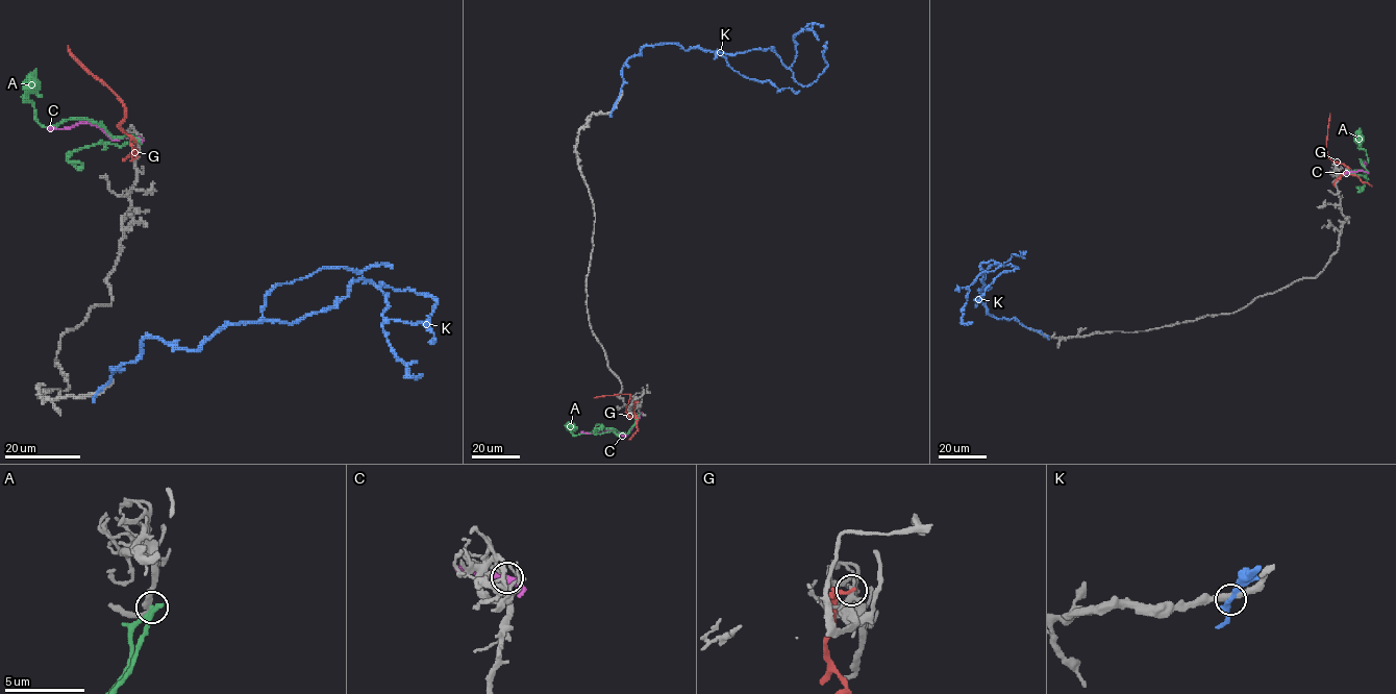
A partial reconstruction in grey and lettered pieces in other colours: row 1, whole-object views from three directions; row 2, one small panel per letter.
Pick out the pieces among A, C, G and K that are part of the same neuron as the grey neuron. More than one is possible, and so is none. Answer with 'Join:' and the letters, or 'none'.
Join: none

